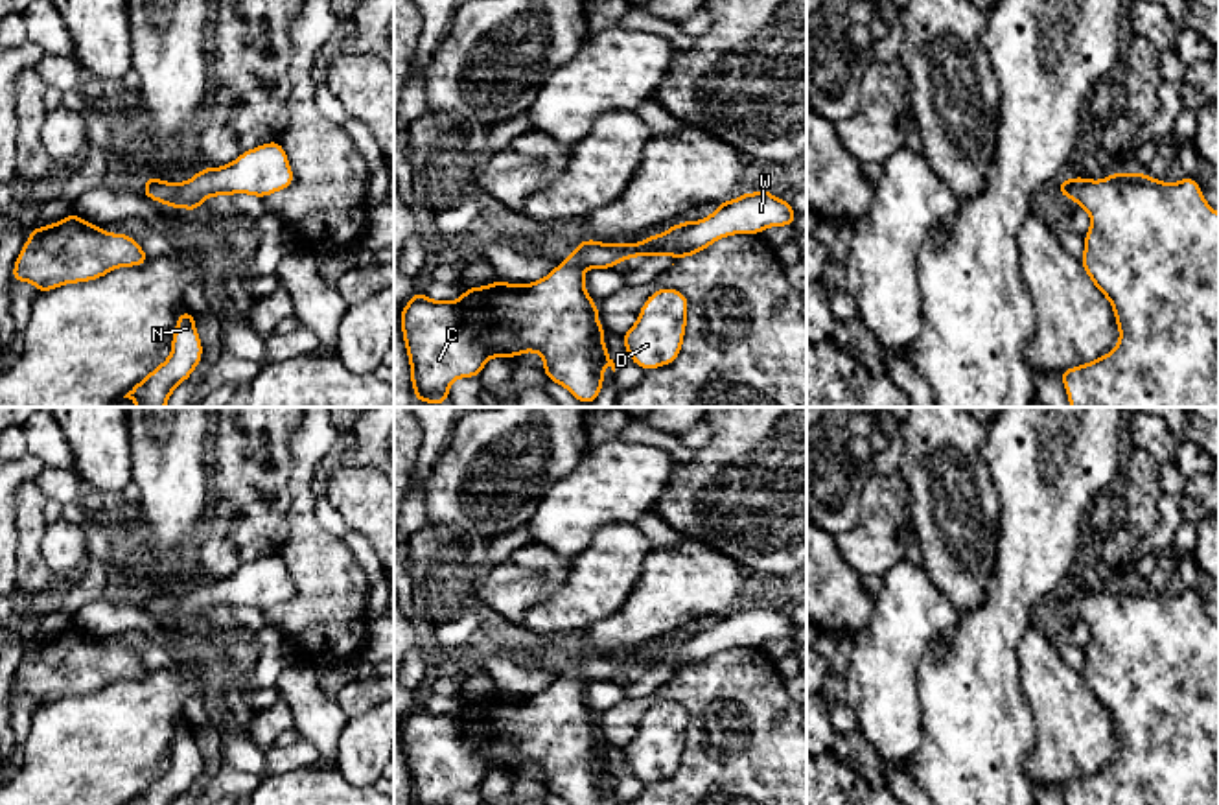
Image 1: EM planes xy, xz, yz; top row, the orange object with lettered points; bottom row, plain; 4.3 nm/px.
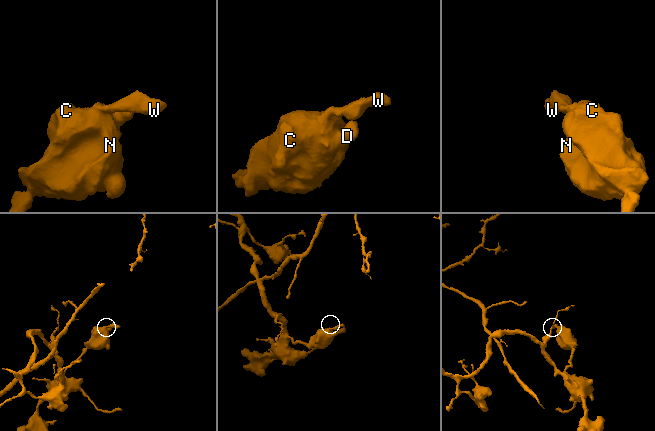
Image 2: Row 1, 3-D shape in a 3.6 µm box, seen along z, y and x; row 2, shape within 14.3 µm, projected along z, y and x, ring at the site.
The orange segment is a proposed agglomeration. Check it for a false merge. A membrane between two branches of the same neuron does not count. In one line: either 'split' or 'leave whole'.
leave whole

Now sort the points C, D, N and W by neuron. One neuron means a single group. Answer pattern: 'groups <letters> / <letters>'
groups C D N W

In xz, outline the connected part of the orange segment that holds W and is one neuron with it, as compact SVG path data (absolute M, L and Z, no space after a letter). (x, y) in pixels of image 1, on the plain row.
M770 602L740 606L735 613L722 613L718 621L700 634L681 634L661 647L648 648L637 656L602 656L597 652L582 652L569 671L560 674L554 683L538 694L508 696L492 694L482 700L466 700L459 713L431 713L420 702L403 718L400 735L411 776L411 796L414 805L449 805L449 798L459 790L479 790L484 777L492 770L516 770L525 764L536 764L545 772L543 787L565 799L569 805L600 805L604 798L604 777L615 785L615 776L604 759L606 742L598 735L598 718L587 707L586 682L613 682L628 671L654 671L670 667L674 676L685 669L705 663L711 656L735 647L762 647L770 639L792 639L797 632L790 613L777 612Z

